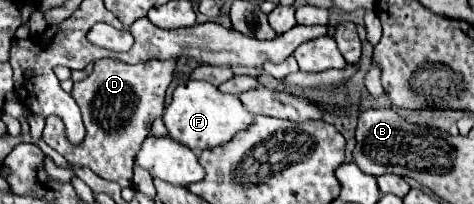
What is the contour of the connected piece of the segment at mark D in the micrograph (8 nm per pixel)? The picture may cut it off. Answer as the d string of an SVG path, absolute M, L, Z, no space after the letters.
M95 60L93 72L73 84L71 96L79 104L85 124L85 138L81 144L71 144L65 134L63 120L49 116L43 140L55 148L69 164L89 166L97 176L117 182L121 188L133 186L133 158L141 142L149 136L151 122L163 114L165 92L173 80L177 60L145 60L139 64L123 64L121 60Z

